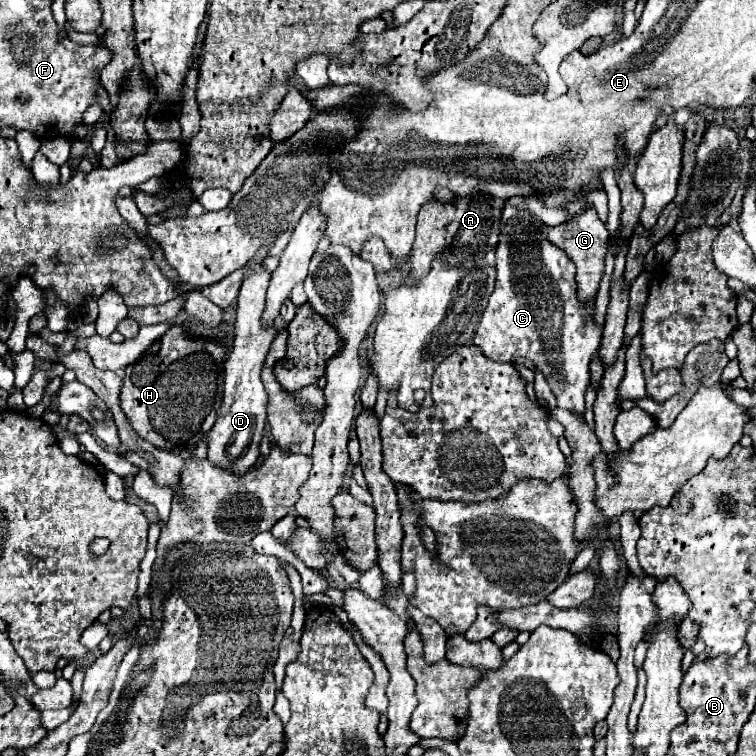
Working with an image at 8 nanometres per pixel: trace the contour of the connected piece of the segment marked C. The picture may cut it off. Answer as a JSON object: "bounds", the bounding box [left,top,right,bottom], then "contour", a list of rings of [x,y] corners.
{"bounds":[474,210,602,416],"contour":[[[528,210],[518,212],[518,222],[504,224],[500,230],[500,242],[496,246],[496,288],[482,314],[480,326],[474,334],[474,344],[492,360],[510,362],[512,358],[528,358],[544,374],[550,390],[558,400],[558,408],[576,416],[584,416],[584,394],[590,384],[588,364],[600,346],[602,328],[594,324],[594,308],[584,308],[576,300],[576,268],[564,256],[564,250],[556,248],[540,236],[540,228],[530,224]]]}

